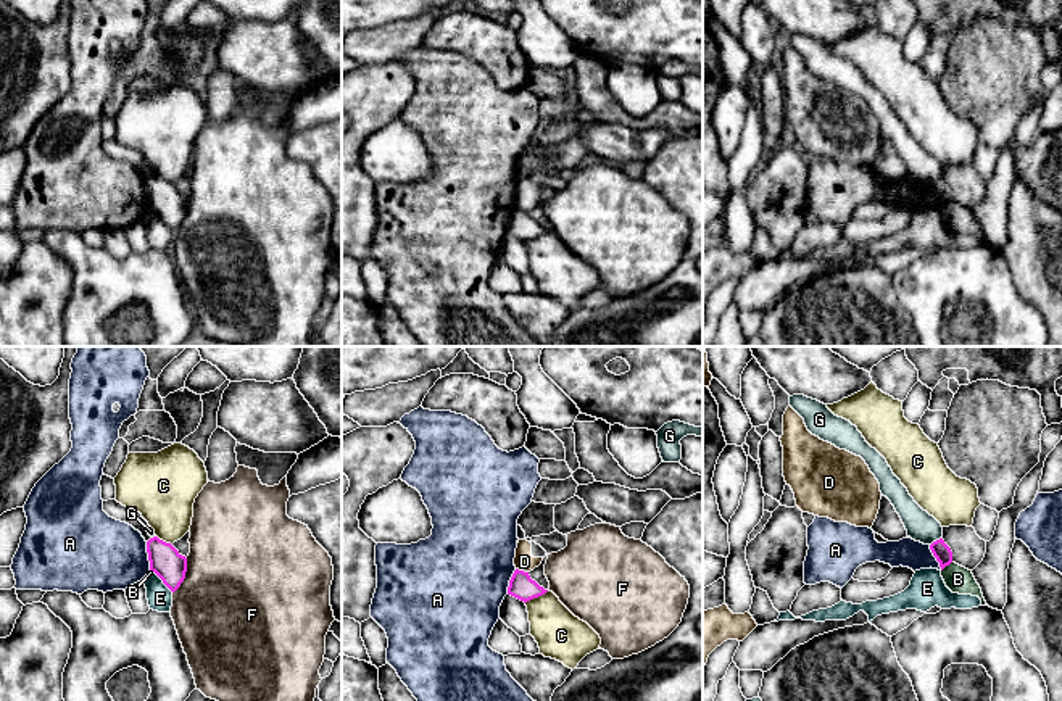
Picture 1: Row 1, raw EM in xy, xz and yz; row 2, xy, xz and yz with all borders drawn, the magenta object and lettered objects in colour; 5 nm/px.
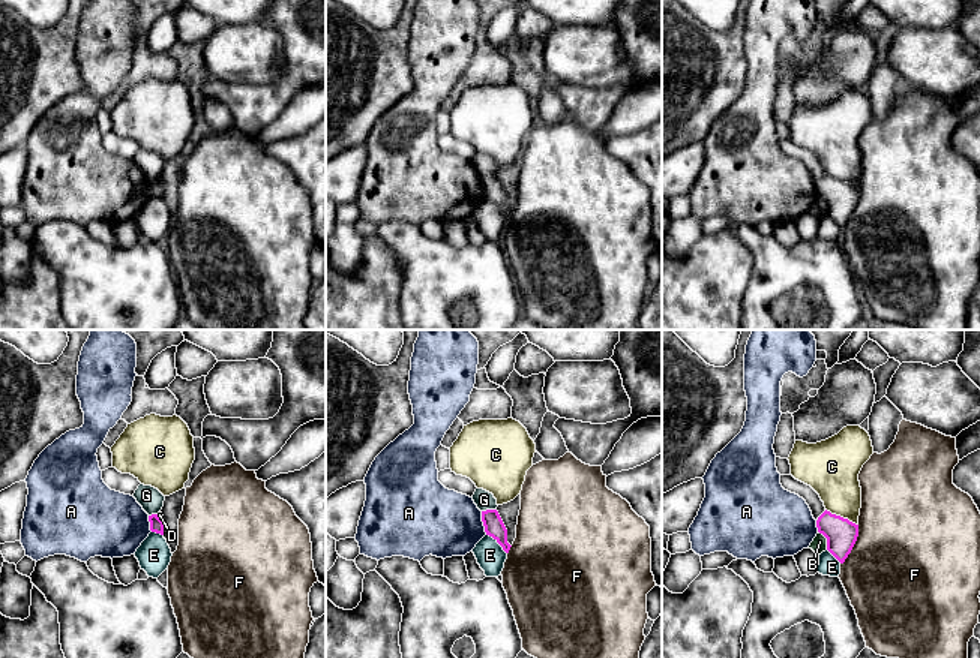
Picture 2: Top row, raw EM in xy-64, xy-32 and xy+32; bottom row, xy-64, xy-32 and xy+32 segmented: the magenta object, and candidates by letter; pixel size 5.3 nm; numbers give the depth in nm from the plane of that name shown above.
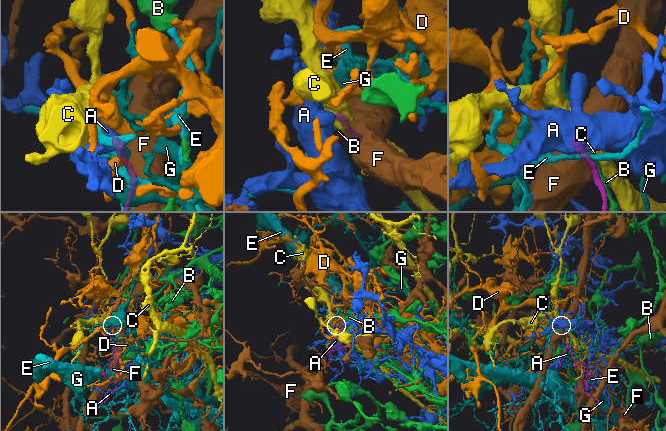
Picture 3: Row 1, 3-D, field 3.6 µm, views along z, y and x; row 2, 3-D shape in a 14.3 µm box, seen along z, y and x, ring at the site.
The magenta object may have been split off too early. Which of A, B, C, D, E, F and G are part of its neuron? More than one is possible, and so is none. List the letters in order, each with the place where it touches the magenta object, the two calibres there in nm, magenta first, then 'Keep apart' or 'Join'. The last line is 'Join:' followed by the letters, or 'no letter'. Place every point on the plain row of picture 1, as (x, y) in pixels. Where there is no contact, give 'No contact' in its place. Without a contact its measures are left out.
A: Touches magenta at xy (149, 195). Thickness 160 nm (magenta) against 360 nm. Keep apart
B: Touches magenta at yz (946, 203). Thickness 90 nm (magenta) against 140 nm. Keep apart
C: Touches magenta at xz (537, 236). Thickness 120 nm (magenta) against 240 nm. Keep apart
D: Touches magenta at xz (522, 210). Thickness 120 nm (magenta) against 100 nm. Keep apart
E: Touches magenta at xy (163, 221). Thickness 160 nm (magenta) against 130 nm. Keep apart
F: Touches magenta at xy (184, 215). Thickness 160 nm (magenta) against 500 nm. Keep apart
G: Touches magenta at yz (937, 179). Thickness 90 nm (magenta) against 150 nm. Keep apart
Join: no letter

